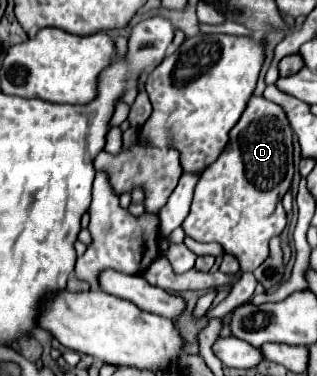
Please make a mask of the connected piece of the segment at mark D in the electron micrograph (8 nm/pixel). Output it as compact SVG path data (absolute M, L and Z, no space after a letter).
M253 95L219 159L207 167L195 185L191 211L183 221L185 235L201 243L219 243L237 257L243 271L255 271L269 257L269 241L287 225L281 199L293 179L293 131L285 111Z

